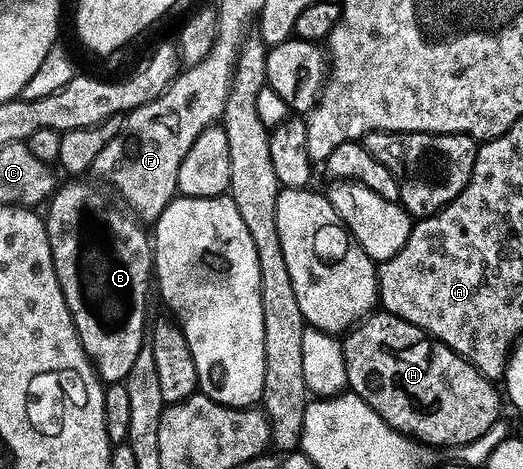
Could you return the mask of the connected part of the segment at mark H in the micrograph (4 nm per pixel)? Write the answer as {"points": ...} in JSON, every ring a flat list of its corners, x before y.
{"points":[[384,309,368,315,344,336,343,346,348,390,361,397,399,434,408,436,426,448,444,449,449,446,470,445,487,434,493,425,502,422,503,395,498,384,487,378,479,368,472,367,447,345,397,315,391,315]]}

